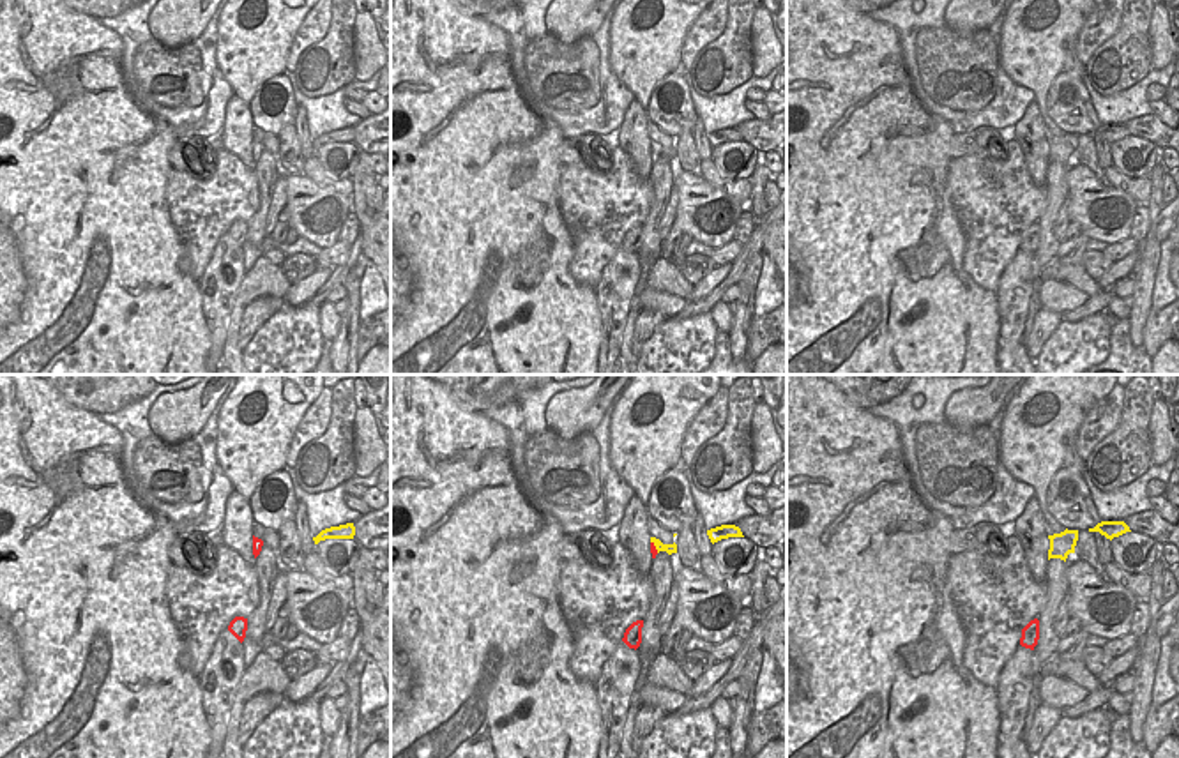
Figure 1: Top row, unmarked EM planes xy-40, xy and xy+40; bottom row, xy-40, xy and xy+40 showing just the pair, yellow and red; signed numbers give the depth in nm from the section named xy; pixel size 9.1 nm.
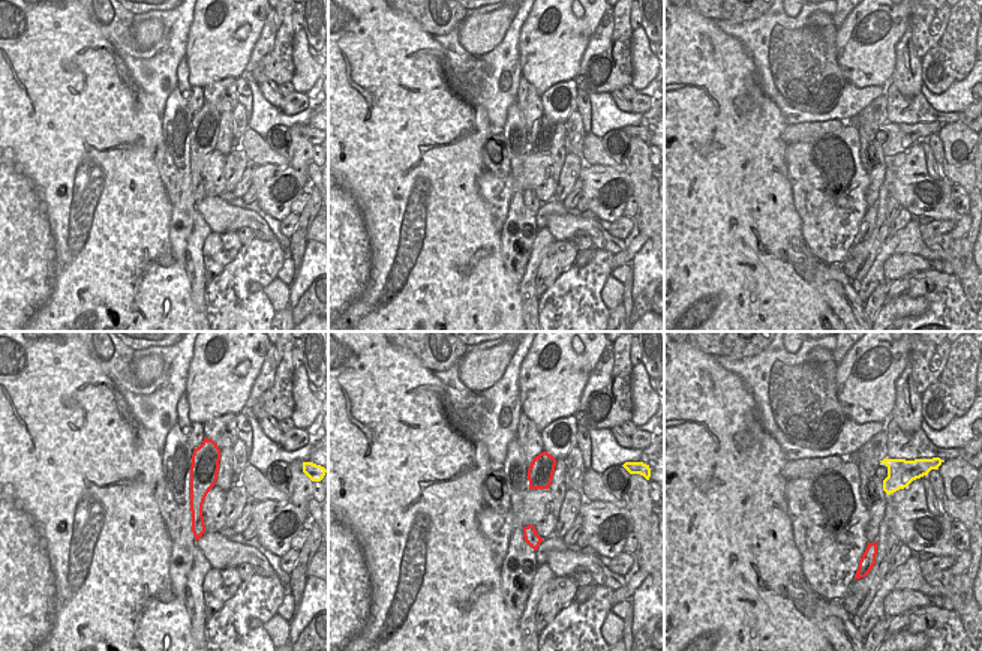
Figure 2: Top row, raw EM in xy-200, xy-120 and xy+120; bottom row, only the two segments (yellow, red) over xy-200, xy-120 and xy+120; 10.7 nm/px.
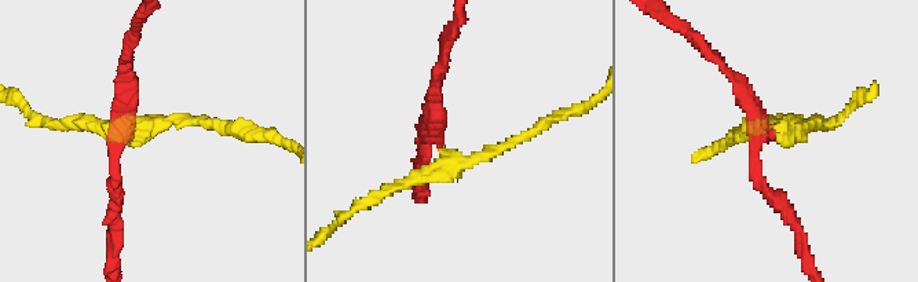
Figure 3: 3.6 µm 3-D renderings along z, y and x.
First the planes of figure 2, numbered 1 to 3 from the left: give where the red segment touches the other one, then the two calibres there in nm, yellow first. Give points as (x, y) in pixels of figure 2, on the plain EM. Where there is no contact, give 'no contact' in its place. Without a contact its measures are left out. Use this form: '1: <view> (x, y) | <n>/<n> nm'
1: no contact
2: no contact
3: no contact

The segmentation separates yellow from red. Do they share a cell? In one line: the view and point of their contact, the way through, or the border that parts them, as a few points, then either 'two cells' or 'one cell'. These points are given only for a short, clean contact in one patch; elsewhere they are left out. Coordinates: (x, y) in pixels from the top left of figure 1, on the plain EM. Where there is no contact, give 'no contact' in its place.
contact xy (654, 149); border xy (651, 145), (658, 156); two cells

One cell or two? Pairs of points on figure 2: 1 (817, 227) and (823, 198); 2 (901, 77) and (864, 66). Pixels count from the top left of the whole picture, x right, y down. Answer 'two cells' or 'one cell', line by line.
1: one cell
2: two cells

